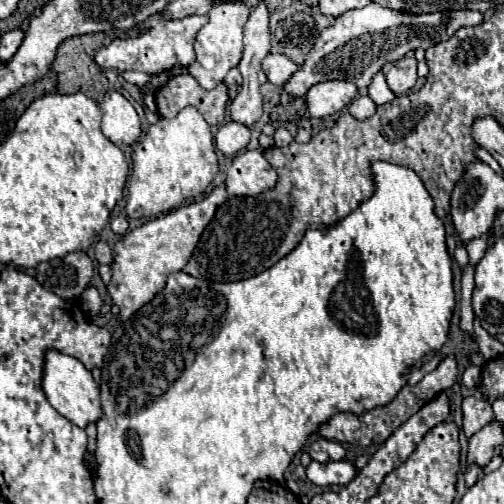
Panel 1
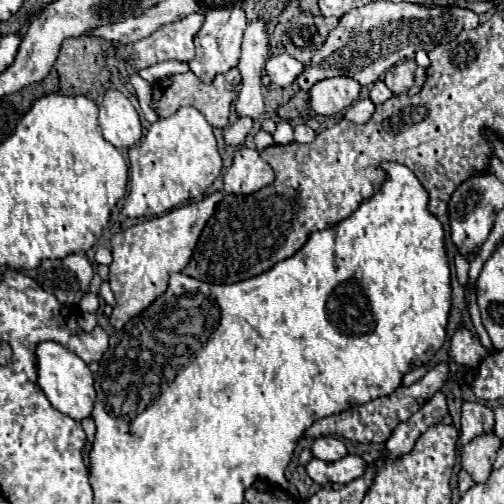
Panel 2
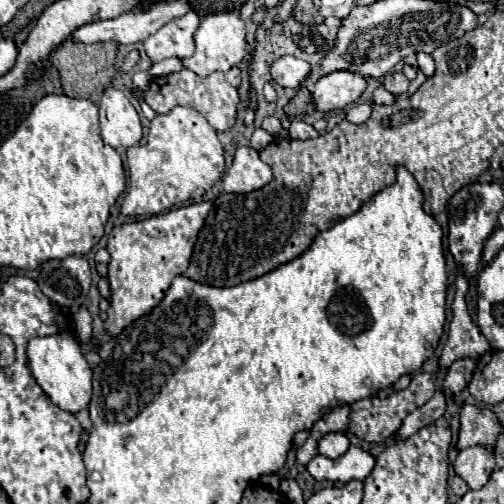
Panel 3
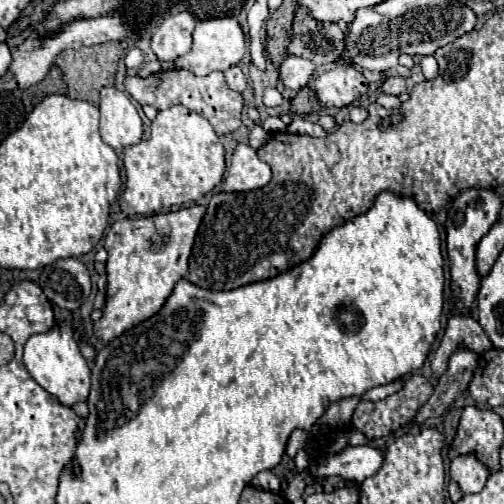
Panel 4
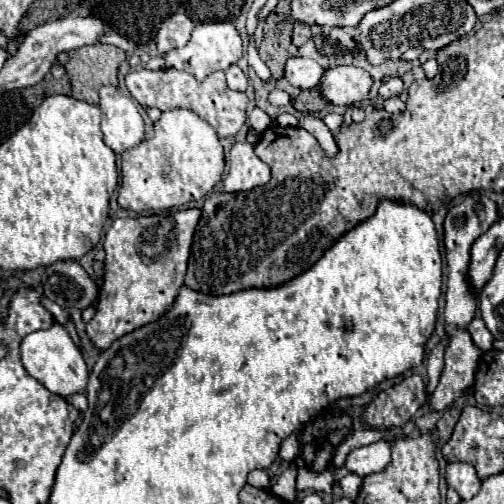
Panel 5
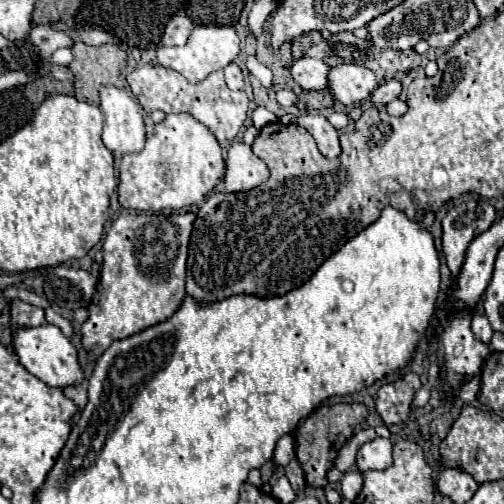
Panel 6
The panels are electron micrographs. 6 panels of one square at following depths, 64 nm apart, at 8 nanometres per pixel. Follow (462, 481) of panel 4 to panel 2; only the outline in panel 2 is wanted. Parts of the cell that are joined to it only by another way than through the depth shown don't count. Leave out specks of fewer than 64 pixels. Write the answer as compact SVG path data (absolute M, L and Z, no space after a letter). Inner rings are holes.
M484 432L462 448L462 468L470 472L474 482L484 482L492 472L498 450L500 438L494 432Z

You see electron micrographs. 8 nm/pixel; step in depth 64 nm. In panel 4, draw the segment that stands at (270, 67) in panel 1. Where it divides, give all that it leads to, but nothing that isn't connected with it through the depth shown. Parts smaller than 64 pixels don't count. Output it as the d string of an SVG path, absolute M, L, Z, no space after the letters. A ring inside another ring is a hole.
M286 56L284 62L280 64L278 68L280 72L280 82L286 86L286 88L292 88L292 90L300 90L308 84L308 80L312 78L314 74L314 64L310 60L304 60L304 58L298 58L298 56Z

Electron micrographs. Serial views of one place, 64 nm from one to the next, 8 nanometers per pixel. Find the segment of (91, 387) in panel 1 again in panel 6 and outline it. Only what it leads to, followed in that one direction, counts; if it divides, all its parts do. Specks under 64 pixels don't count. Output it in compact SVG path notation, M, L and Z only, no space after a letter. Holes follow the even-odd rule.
M54 324L18 330L14 336L14 348L16 348L16 354L20 356L22 366L52 388L64 390L66 386L76 386L84 380L84 370L78 362L78 352L76 352L74 344Z

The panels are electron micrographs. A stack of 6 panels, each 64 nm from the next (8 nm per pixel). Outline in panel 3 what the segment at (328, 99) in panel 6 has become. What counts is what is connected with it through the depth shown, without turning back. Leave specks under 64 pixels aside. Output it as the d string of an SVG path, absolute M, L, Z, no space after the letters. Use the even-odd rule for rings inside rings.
M300 86L298 88L298 94L286 104L284 112L288 116L302 116L302 114L312 114L314 106L312 106L312 94L308 92L308 88Z

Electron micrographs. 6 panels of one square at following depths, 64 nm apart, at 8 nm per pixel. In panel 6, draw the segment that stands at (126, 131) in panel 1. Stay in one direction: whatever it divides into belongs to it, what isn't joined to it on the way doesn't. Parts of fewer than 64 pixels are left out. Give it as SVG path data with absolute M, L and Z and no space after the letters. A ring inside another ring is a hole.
M102 86L100 108L104 112L104 146L112 150L116 158L128 152L140 152L146 132L138 100L122 88Z

